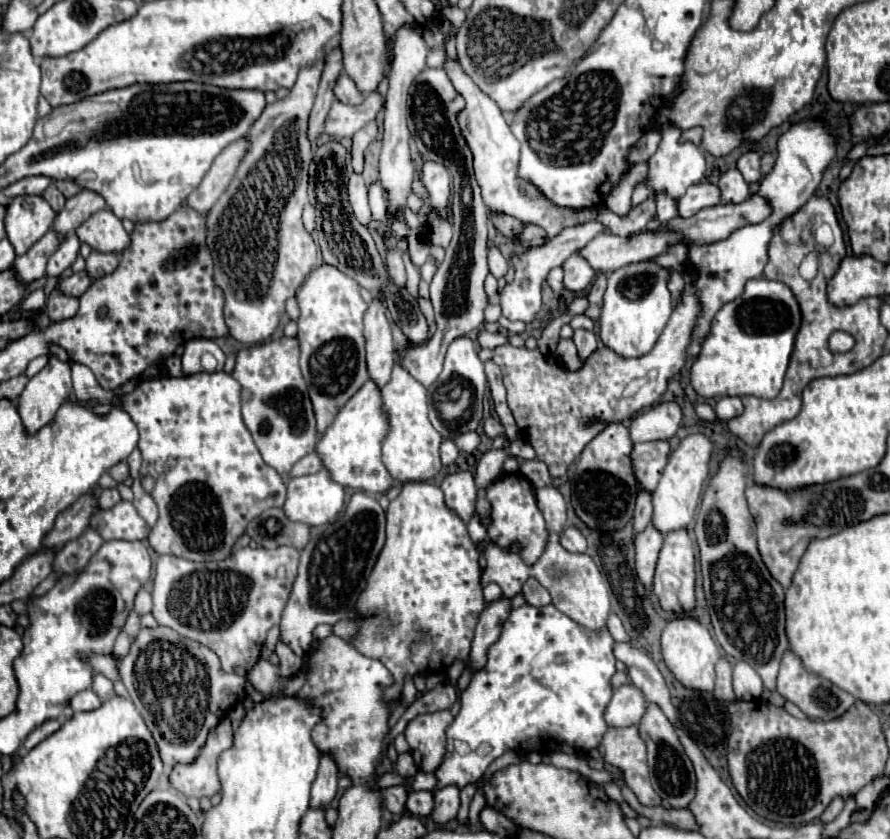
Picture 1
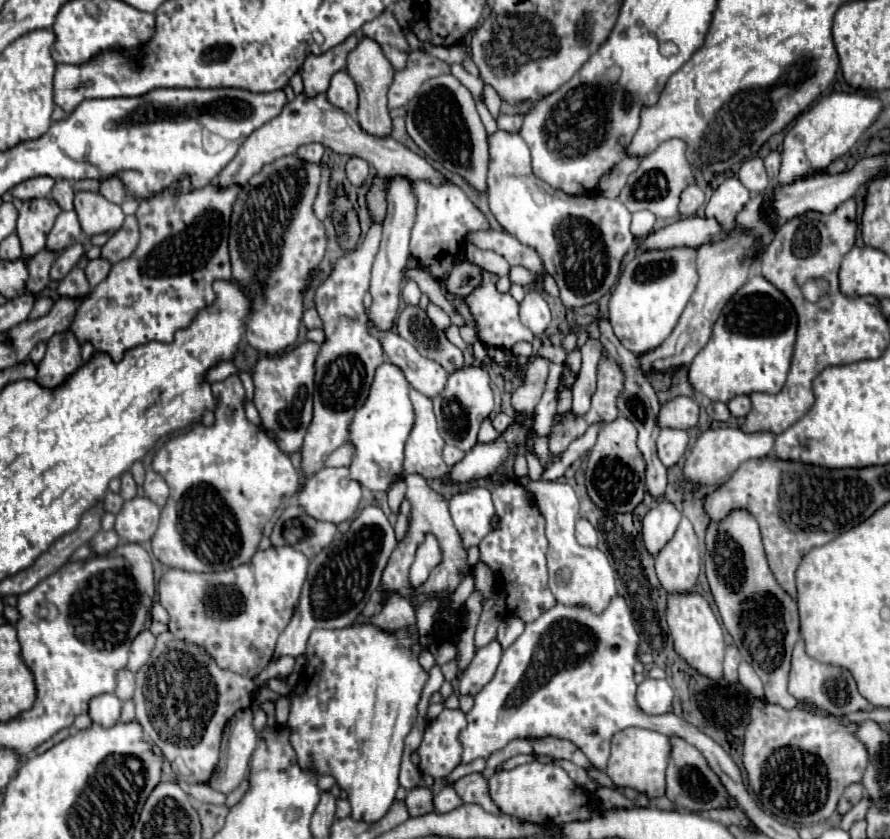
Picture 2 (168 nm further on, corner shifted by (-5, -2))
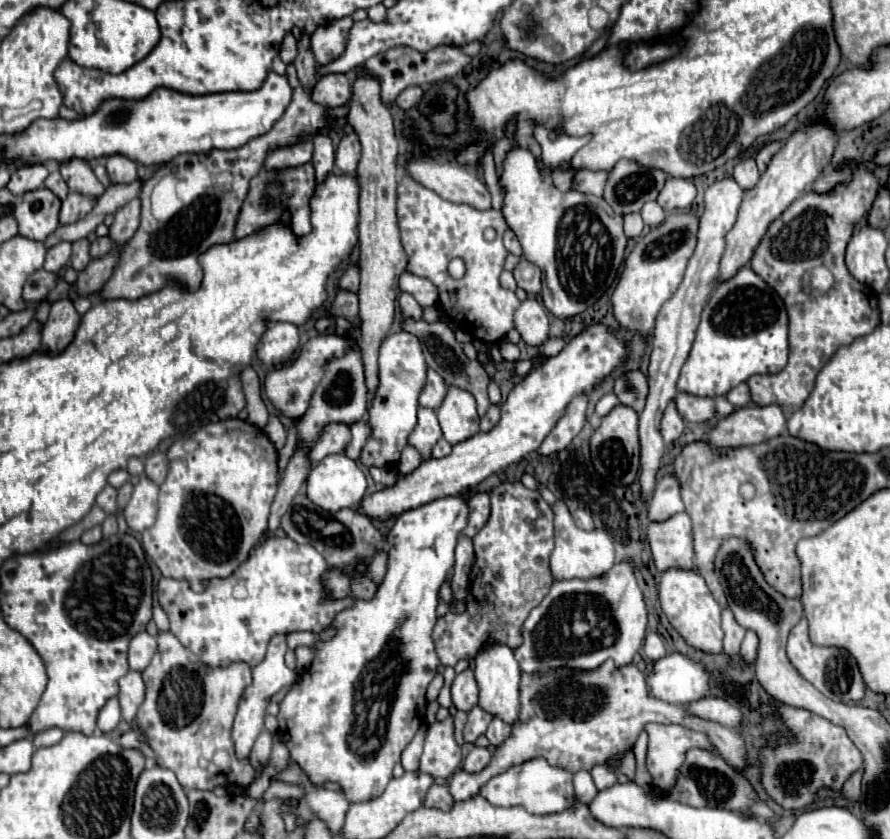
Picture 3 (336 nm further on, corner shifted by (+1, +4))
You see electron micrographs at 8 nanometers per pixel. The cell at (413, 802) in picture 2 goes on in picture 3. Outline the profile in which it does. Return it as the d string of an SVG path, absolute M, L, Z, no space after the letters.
M432 786L432 790L428 792L428 802L424 806L448 812L454 806L454 798L446 786Z

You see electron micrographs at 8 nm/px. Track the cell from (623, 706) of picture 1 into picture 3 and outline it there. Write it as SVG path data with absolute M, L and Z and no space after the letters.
M672 652L654 662L654 670L646 678L646 684L654 698L670 704L688 704L706 696L710 678L712 672L708 672L702 662Z

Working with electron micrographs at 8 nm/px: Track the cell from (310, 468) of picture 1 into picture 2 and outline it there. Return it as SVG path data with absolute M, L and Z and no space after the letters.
M346 442L346 444L342 444L342 448L334 450L334 452L328 456L328 460L326 460L324 466L348 466L350 460L352 460L352 448L350 448L350 444Z

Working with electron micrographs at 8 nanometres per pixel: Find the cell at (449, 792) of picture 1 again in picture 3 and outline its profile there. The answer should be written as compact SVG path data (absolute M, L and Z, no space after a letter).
M474 746L472 752L464 760L464 770L466 772L480 772L480 770L484 770L488 766L490 758L492 758L492 752L488 748Z

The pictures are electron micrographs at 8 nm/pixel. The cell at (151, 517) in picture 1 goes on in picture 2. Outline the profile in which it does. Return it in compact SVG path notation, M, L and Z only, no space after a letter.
M148 470L146 472L146 482L144 482L144 496L148 500L152 500L158 508L164 508L166 498L168 498L168 488L166 482L162 480L162 476L158 476L156 472Z

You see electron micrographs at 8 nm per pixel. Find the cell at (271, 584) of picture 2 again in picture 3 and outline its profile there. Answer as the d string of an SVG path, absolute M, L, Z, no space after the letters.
M270 538L258 546L252 556L228 578L208 580L204 592L194 592L188 582L174 578L160 578L158 582L158 602L170 620L170 632L192 650L204 664L210 668L224 668L232 662L248 662L258 666L264 660L268 642L276 634L290 634L296 630L320 632L332 624L334 616L342 610L354 606L354 598L332 598L324 588L324 572L330 570L330 564L322 554L308 544L298 544L292 538Z

